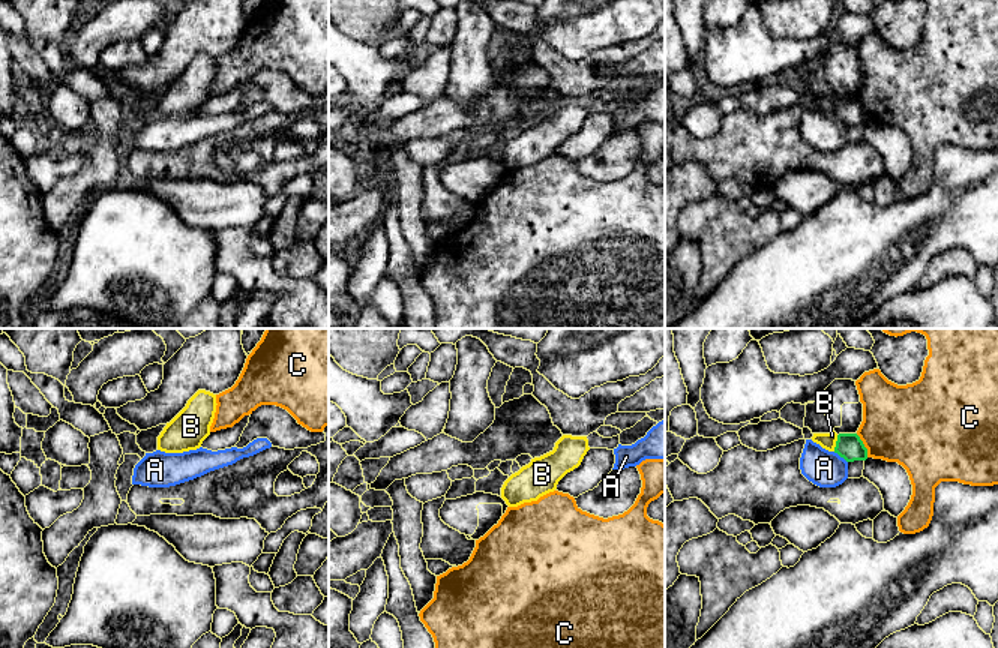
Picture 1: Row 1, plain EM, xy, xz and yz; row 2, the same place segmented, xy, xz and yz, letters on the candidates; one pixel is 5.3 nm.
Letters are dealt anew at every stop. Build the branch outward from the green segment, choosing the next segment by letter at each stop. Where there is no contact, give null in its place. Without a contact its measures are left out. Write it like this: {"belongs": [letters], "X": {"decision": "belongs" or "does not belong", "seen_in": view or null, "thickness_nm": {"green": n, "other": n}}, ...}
{"belongs": [], "A": {"decision": "does not belong", "seen_in": "yz", "thickness_nm": {"green": 140, "other": 200}}, "B": {"decision": "does not belong", "seen_in": "yz", "thickness_nm": {"green": 140, "other": 90}}, "C": {"decision": "does not belong", "seen_in": "yz", "thickness_nm": {"green": 140, "other": 420}}}

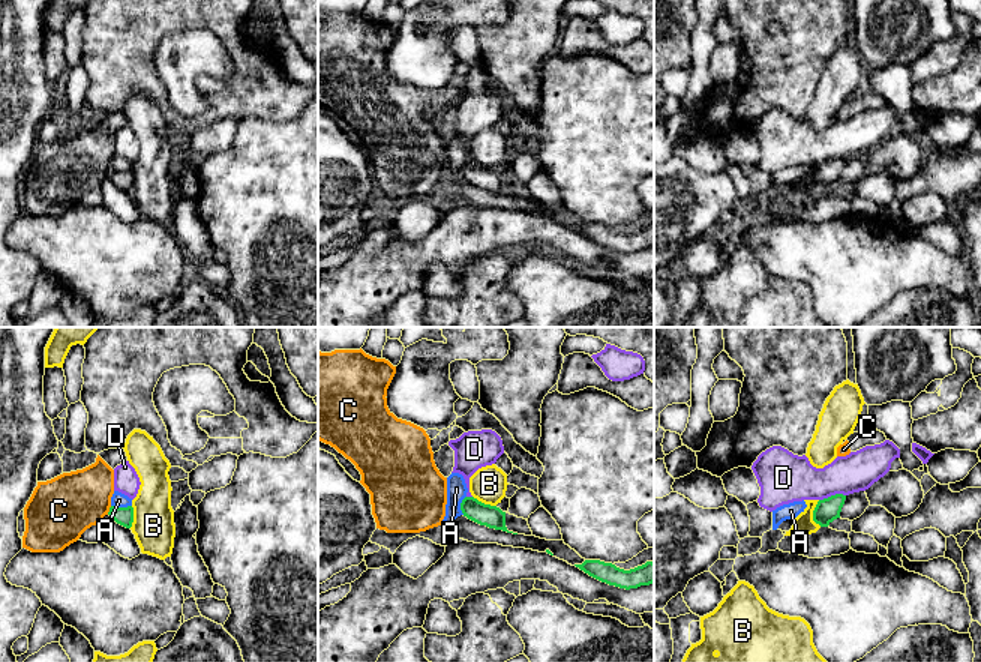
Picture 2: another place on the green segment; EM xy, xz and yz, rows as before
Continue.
{"belongs": [], "A": {"decision": "does not belong", "seen_in": "xy", "thickness_nm": {"green": 100, "other": 80}}, "B": {"decision": "does not belong", "seen_in": "yz", "thickness_nm": {"green": 130, "other": 110}}, "C": {"decision": "does not belong", "seen_in": "xy", "thickness_nm": {"green": 100, "other": 340}}, "D": {"decision": "does not belong", "seen_in": "yz", "thickness_nm": {"green": 130, "other": 260}}}

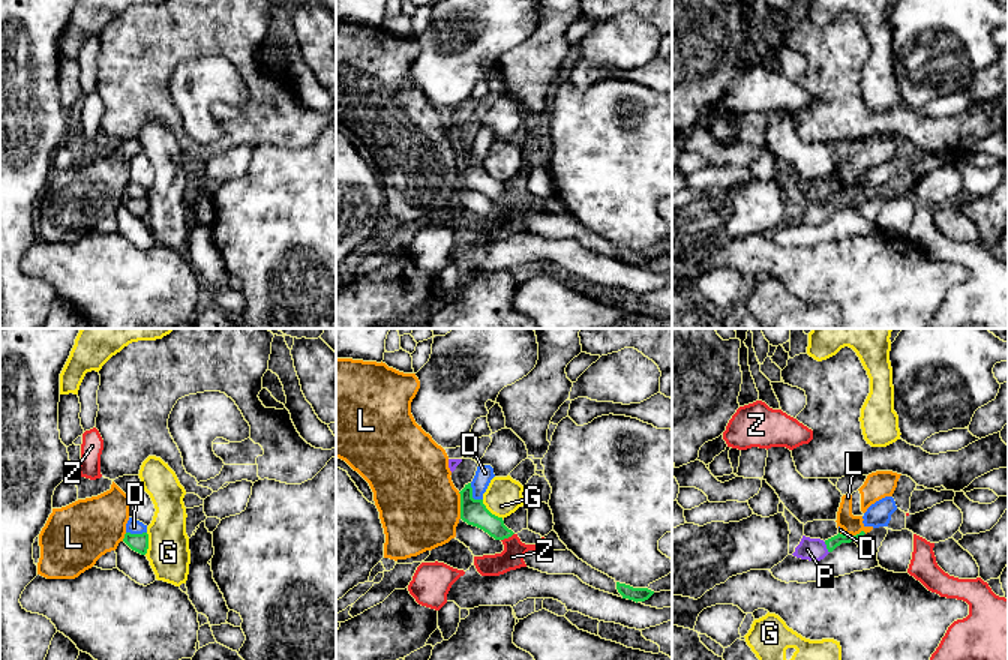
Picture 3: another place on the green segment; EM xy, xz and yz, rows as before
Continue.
{"belongs": ["P"], "D": {"decision": "does not belong", "seen_in": "xz", "thickness_nm": {"green": 140, "other": 100}}, "G": {"decision": "does not belong", "seen_in": "xz", "thickness_nm": {"green": 140, "other": 200}}, "L": {"decision": "does not belong", "seen_in": "xz", "thickness_nm": {"green": 140, "other": 440}}, "P": {"decision": "belongs", "seen_in": "yz", "thickness_nm": {"green": 70, "other": 130}}, "Z": {"decision": "does not belong", "seen_in": "xz", "thickness_nm": {"green": 140, "other": 120}}}

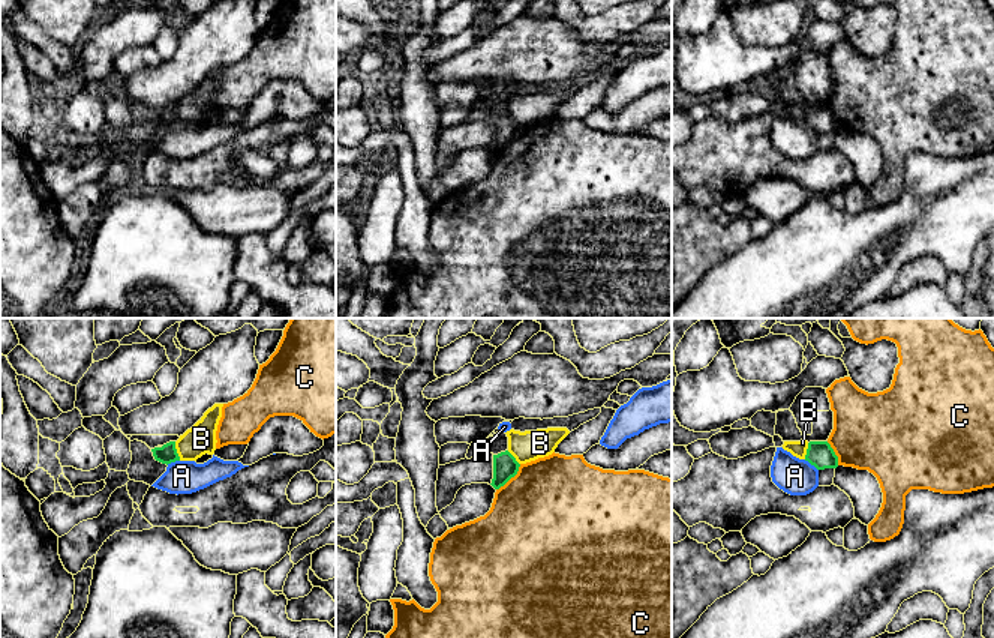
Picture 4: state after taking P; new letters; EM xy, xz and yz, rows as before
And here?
{"belongs": [], "A": {"decision": "does not belong", "seen_in": "yz", "thickness_nm": {"green": 140, "other": 200}}, "B": {"decision": "does not belong", "seen_in": "xy", "thickness_nm": {"green": 100, "other": 160}}, "C": {"decision": "does not belong", "seen_in": "xz", "thickness_nm": {"green": 130, "other": 500}}}

